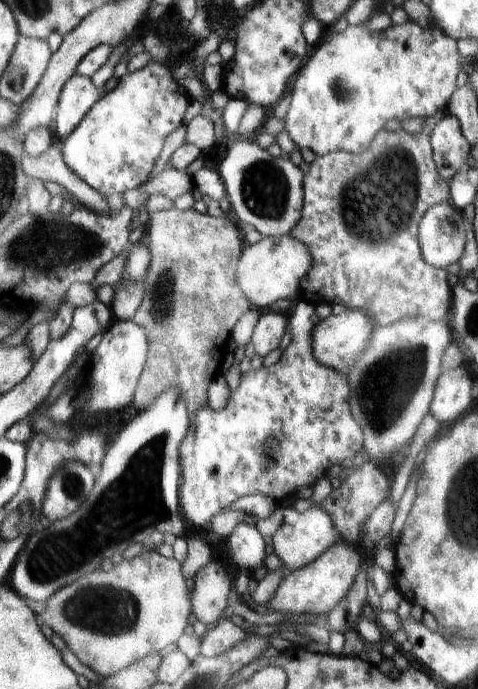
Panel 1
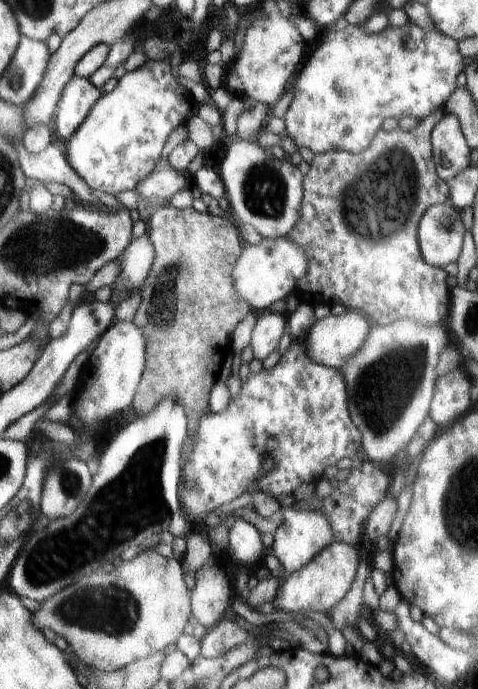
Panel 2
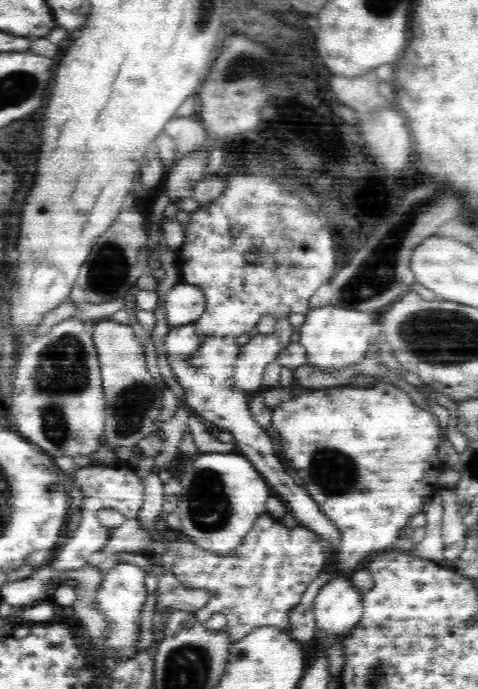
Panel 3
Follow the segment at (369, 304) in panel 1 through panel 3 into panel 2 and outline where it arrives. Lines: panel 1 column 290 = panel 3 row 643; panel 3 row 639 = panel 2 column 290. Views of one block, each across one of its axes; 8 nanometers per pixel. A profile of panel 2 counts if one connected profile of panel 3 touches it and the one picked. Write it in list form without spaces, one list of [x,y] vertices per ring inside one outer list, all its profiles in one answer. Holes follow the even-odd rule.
[[[445,108],[436,109],[410,132],[398,128],[384,131],[381,128],[368,150],[360,154],[341,150],[315,154],[309,163],[310,170],[303,176],[300,218],[287,234],[290,242],[298,244],[306,252],[308,260],[308,270],[296,282],[294,292],[300,304],[316,306],[326,300],[330,306],[342,304],[362,312],[376,324],[386,325],[400,319],[434,324],[448,316],[451,304],[451,288],[446,284],[448,274],[443,268],[430,266],[422,258],[416,240],[416,228],[426,209],[449,201],[450,184],[438,176],[431,145],[432,129],[445,113]]]

